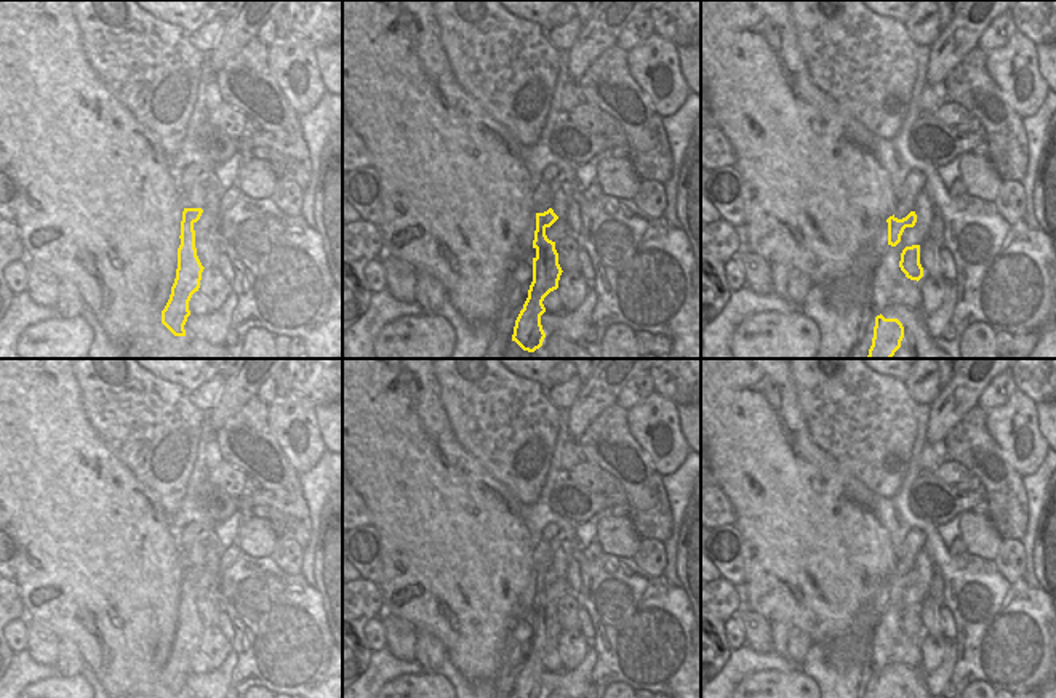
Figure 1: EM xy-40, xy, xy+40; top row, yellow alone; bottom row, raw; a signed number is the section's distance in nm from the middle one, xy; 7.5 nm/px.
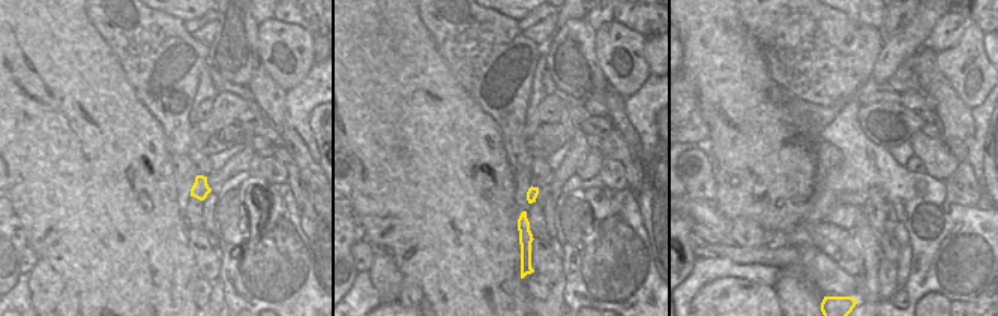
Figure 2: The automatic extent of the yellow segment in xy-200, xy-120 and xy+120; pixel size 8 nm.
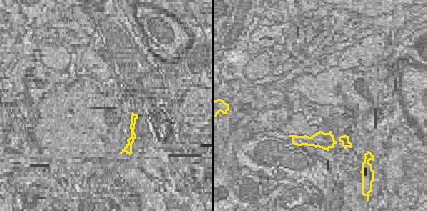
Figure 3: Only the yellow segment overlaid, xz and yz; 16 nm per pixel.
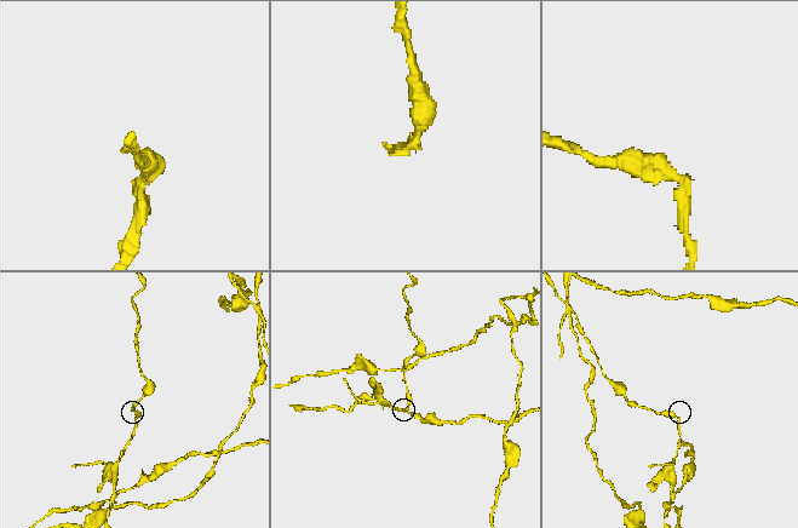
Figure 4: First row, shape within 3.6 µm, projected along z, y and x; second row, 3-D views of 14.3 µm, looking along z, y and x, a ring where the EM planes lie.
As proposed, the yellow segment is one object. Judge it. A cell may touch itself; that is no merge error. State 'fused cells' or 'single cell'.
fused cells

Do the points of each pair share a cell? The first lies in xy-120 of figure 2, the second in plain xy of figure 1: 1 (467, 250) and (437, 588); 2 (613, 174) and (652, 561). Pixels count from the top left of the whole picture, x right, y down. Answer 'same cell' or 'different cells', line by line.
1: same cell
2: same cell

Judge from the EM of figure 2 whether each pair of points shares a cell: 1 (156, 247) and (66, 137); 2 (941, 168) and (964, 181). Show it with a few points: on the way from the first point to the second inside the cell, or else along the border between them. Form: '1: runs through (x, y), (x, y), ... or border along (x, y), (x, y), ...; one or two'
1: runs through (129, 220), (90, 181), (87, 163); one
2: border along (959, 163), (944, 181); two

